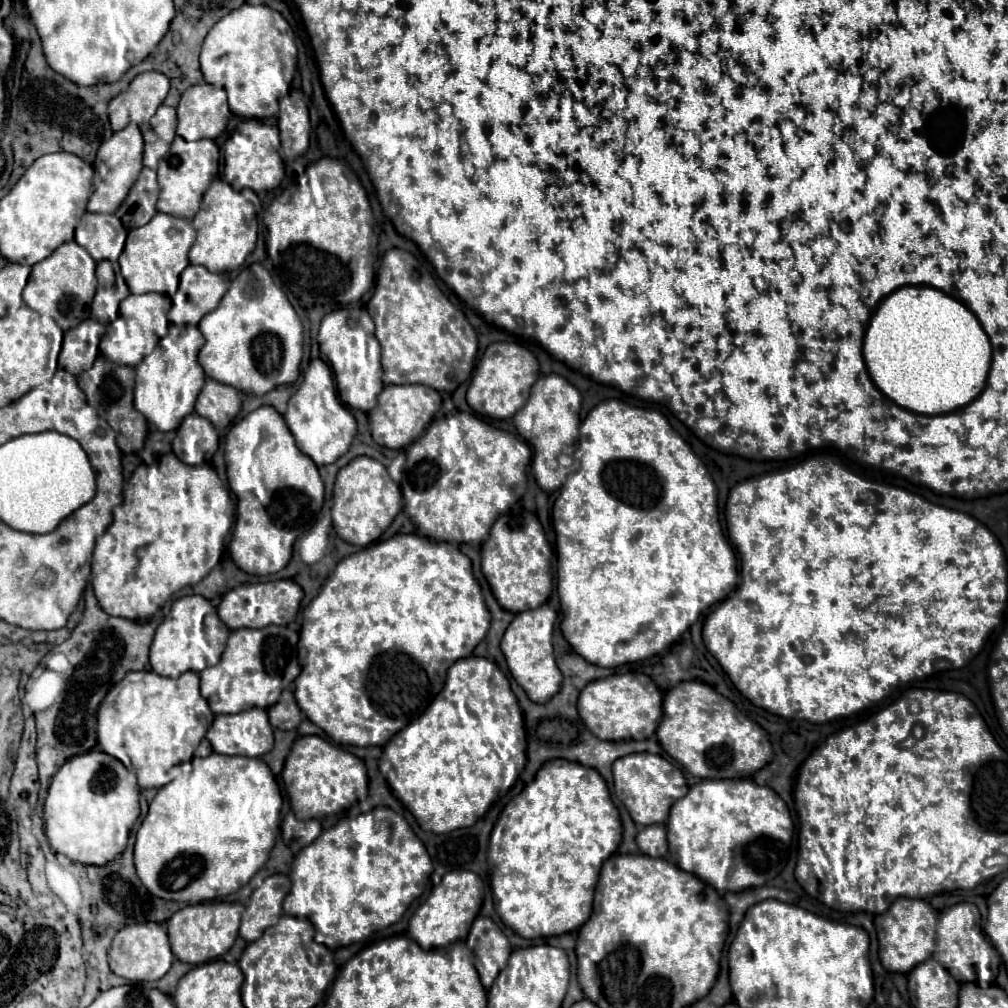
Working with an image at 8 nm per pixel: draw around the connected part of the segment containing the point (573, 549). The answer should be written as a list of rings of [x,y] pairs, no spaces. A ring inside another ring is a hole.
[[[605,400],[587,414],[579,428],[579,434],[573,456],[579,458],[581,468],[567,478],[559,498],[553,504],[553,526],[557,534],[557,592],[561,598],[563,612],[561,632],[579,656],[583,656],[591,664],[615,668],[627,664],[629,660],[637,662],[659,654],[661,650],[671,646],[707,608],[711,608],[715,602],[725,600],[725,596],[729,596],[737,586],[737,560],[733,548],[729,546],[723,534],[717,512],[717,488],[705,464],[693,454],[687,442],[669,426],[663,414],[637,408],[621,400]]]

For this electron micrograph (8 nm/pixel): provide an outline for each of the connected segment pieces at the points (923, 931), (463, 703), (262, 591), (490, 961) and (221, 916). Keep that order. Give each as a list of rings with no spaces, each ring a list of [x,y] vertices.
[[[897,898],[887,912],[875,916],[879,958],[883,968],[889,972],[907,974],[917,964],[931,958],[933,944],[935,944],[935,926],[937,926],[937,912],[929,902],[913,900],[913,898]]]
[[[469,656],[457,660],[447,670],[445,686],[429,708],[413,720],[413,724],[405,726],[391,738],[379,760],[379,770],[385,770],[385,778],[393,794],[409,808],[423,830],[445,834],[457,830],[457,818],[475,818],[477,822],[497,799],[509,791],[526,764],[526,748],[523,714],[515,694],[511,692],[509,680],[495,662]]]
[[[273,580],[273,582],[259,582],[259,584],[245,584],[239,588],[229,590],[221,604],[217,606],[219,618],[231,628],[265,628],[269,624],[287,626],[295,620],[299,604],[303,598],[303,590],[293,580]]]
[[[477,916],[467,936],[467,946],[473,950],[474,962],[481,984],[489,988],[501,968],[505,968],[511,954],[511,946],[501,928],[485,916]]]
[[[203,902],[181,908],[167,920],[173,954],[187,964],[203,964],[225,954],[237,938],[243,910],[245,906],[239,902]]]

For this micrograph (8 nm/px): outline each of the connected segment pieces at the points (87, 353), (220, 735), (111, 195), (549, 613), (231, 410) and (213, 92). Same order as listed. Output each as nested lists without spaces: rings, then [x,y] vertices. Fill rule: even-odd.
[[[85,320],[77,328],[71,328],[63,336],[62,348],[58,357],[58,367],[75,376],[89,370],[99,356],[99,343],[106,326],[97,320]]]
[[[263,708],[215,716],[207,740],[217,754],[263,756],[273,748],[273,730]]]
[[[131,122],[123,130],[115,132],[107,142],[101,144],[101,148],[97,152],[97,160],[93,164],[93,168],[95,168],[95,180],[93,180],[95,192],[87,204],[89,212],[109,212],[109,214],[117,212],[117,208],[125,200],[129,188],[133,186],[133,182],[137,180],[137,176],[143,168],[141,156],[143,156],[143,138],[141,138],[141,132],[139,132],[135,122]]]
[[[547,604],[535,608],[535,610],[525,610],[515,616],[515,620],[509,624],[505,630],[505,636],[501,640],[501,650],[505,654],[507,666],[511,670],[511,676],[517,680],[519,686],[525,688],[527,696],[533,702],[545,702],[549,696],[553,696],[561,684],[561,672],[555,664],[553,656],[553,624],[555,624],[557,612],[549,608]]]
[[[207,378],[203,390],[197,398],[195,412],[199,416],[207,418],[217,430],[223,430],[239,414],[241,402],[243,402],[243,392],[241,390]]]
[[[211,84],[191,86],[177,106],[177,134],[185,140],[217,138],[227,126],[229,116],[231,110],[223,88]]]

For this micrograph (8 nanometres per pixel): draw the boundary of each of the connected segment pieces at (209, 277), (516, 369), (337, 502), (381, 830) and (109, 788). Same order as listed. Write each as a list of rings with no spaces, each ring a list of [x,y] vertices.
[[[187,266],[179,276],[179,290],[173,296],[173,306],[169,310],[169,320],[173,324],[199,324],[199,320],[213,312],[217,304],[221,302],[221,296],[225,296],[227,284],[219,274],[209,272],[205,266]]]
[[[495,342],[481,356],[467,390],[467,404],[483,416],[505,420],[511,418],[529,398],[529,390],[539,376],[539,362],[531,350],[515,342]]]
[[[359,456],[351,460],[345,468],[339,470],[335,490],[333,490],[333,528],[337,536],[353,546],[369,546],[379,540],[379,536],[393,522],[397,512],[401,510],[401,490],[387,474],[387,468],[369,458]]]
[[[379,806],[367,814],[359,814],[357,818],[341,820],[295,856],[289,872],[291,890],[283,902],[283,910],[285,914],[307,918],[315,928],[315,940],[331,950],[337,950],[341,946],[361,942],[373,932],[399,922],[411,902],[425,892],[431,872],[431,858],[405,818],[391,808]]]
[[[91,750],[67,760],[53,776],[43,808],[45,834],[55,852],[73,862],[101,866],[125,850],[139,810],[139,786],[133,772],[117,758],[101,750]]]

